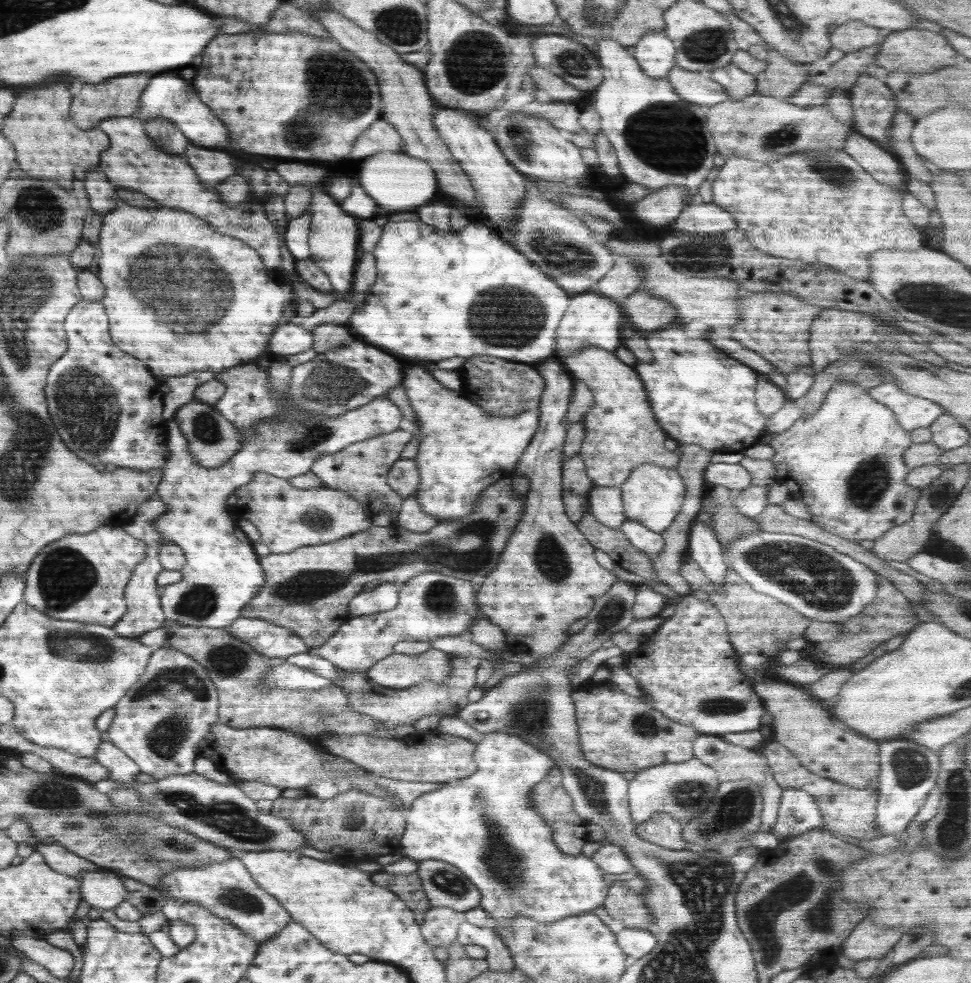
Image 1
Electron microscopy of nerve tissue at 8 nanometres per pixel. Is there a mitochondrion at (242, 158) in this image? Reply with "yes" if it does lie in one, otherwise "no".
no

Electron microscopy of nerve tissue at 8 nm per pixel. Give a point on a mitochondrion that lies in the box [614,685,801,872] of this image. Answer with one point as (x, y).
(733, 810)

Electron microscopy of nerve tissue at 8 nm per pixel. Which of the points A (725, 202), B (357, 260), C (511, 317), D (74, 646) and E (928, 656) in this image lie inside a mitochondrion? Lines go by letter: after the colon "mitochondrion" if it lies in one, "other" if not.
A: other
B: other
C: mitochondrion
D: mitochondrion
E: other

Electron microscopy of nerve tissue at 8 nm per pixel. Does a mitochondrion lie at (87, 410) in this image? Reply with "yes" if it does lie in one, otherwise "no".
yes

